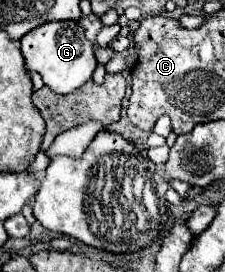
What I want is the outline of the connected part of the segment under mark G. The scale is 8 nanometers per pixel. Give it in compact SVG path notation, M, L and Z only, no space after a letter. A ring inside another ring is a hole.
M76 20L46 22L20 40L20 50L26 60L28 72L40 72L44 84L56 94L70 94L92 80L96 68L96 56L92 44L84 36L84 28Z

